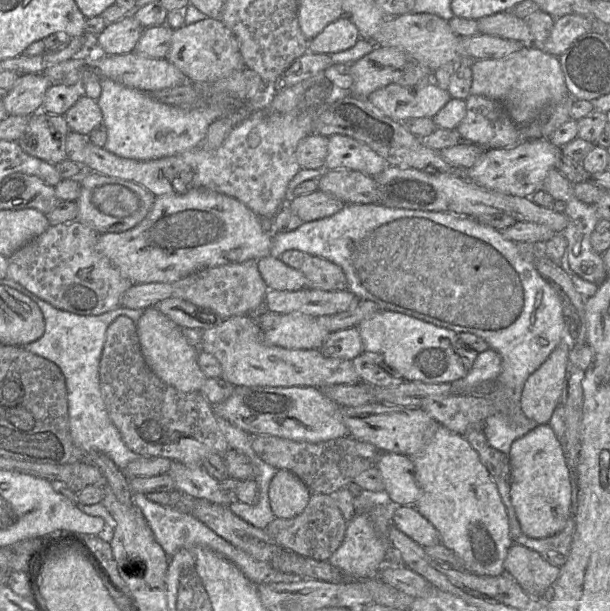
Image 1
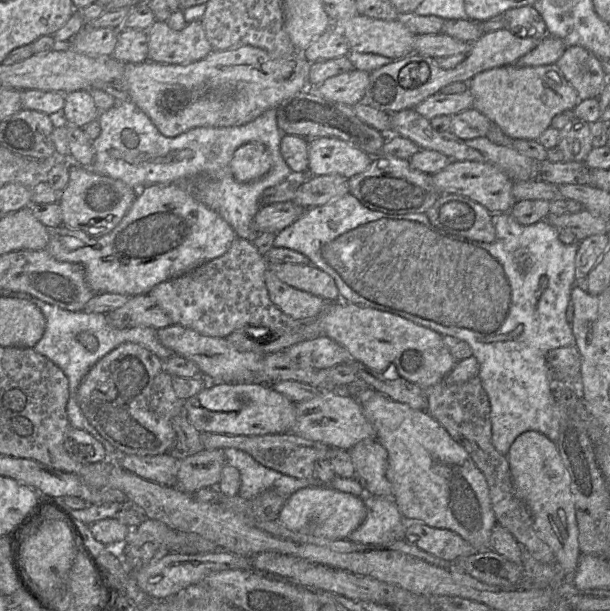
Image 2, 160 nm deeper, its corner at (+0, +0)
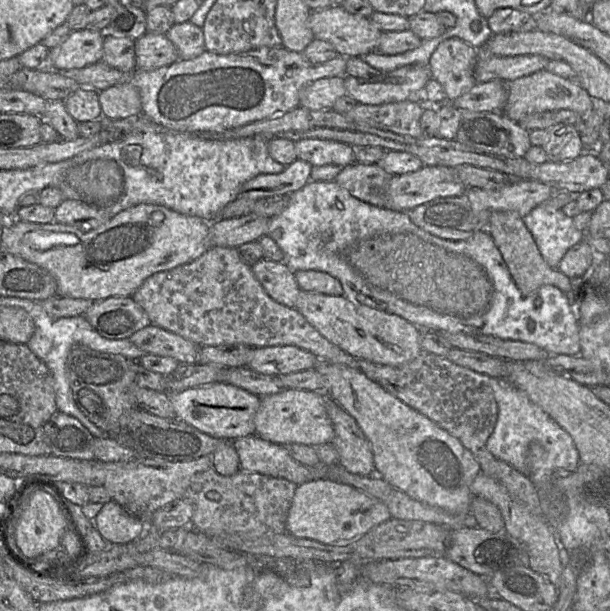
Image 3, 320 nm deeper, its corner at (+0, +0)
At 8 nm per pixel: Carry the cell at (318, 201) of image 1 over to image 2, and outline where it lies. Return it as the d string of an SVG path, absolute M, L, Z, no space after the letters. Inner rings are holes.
M292 200L261 206L254 218L254 228L257 233L278 233L297 220L304 211Z

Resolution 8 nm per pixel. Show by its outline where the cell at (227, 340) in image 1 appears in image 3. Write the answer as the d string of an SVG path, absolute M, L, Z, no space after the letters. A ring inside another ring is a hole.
M148 325L129 337L140 350L148 354L168 356L178 362L196 363L200 346L156 325Z

